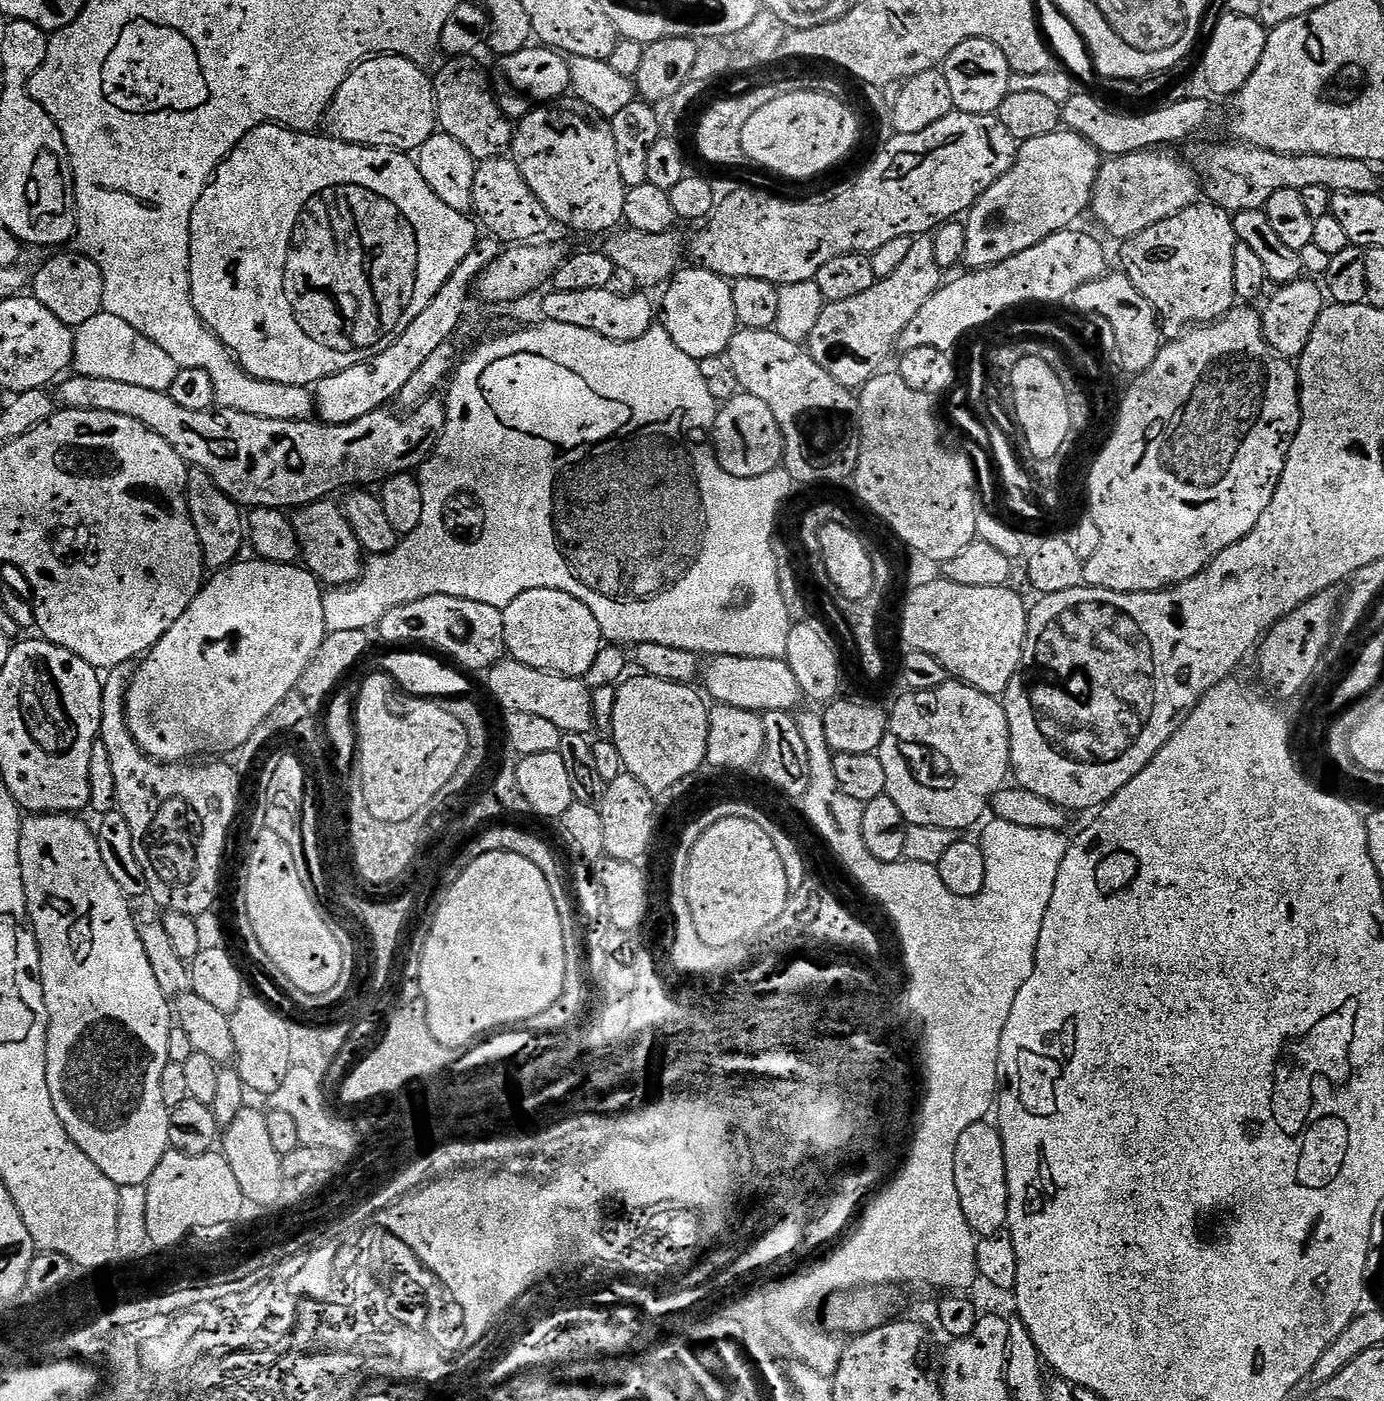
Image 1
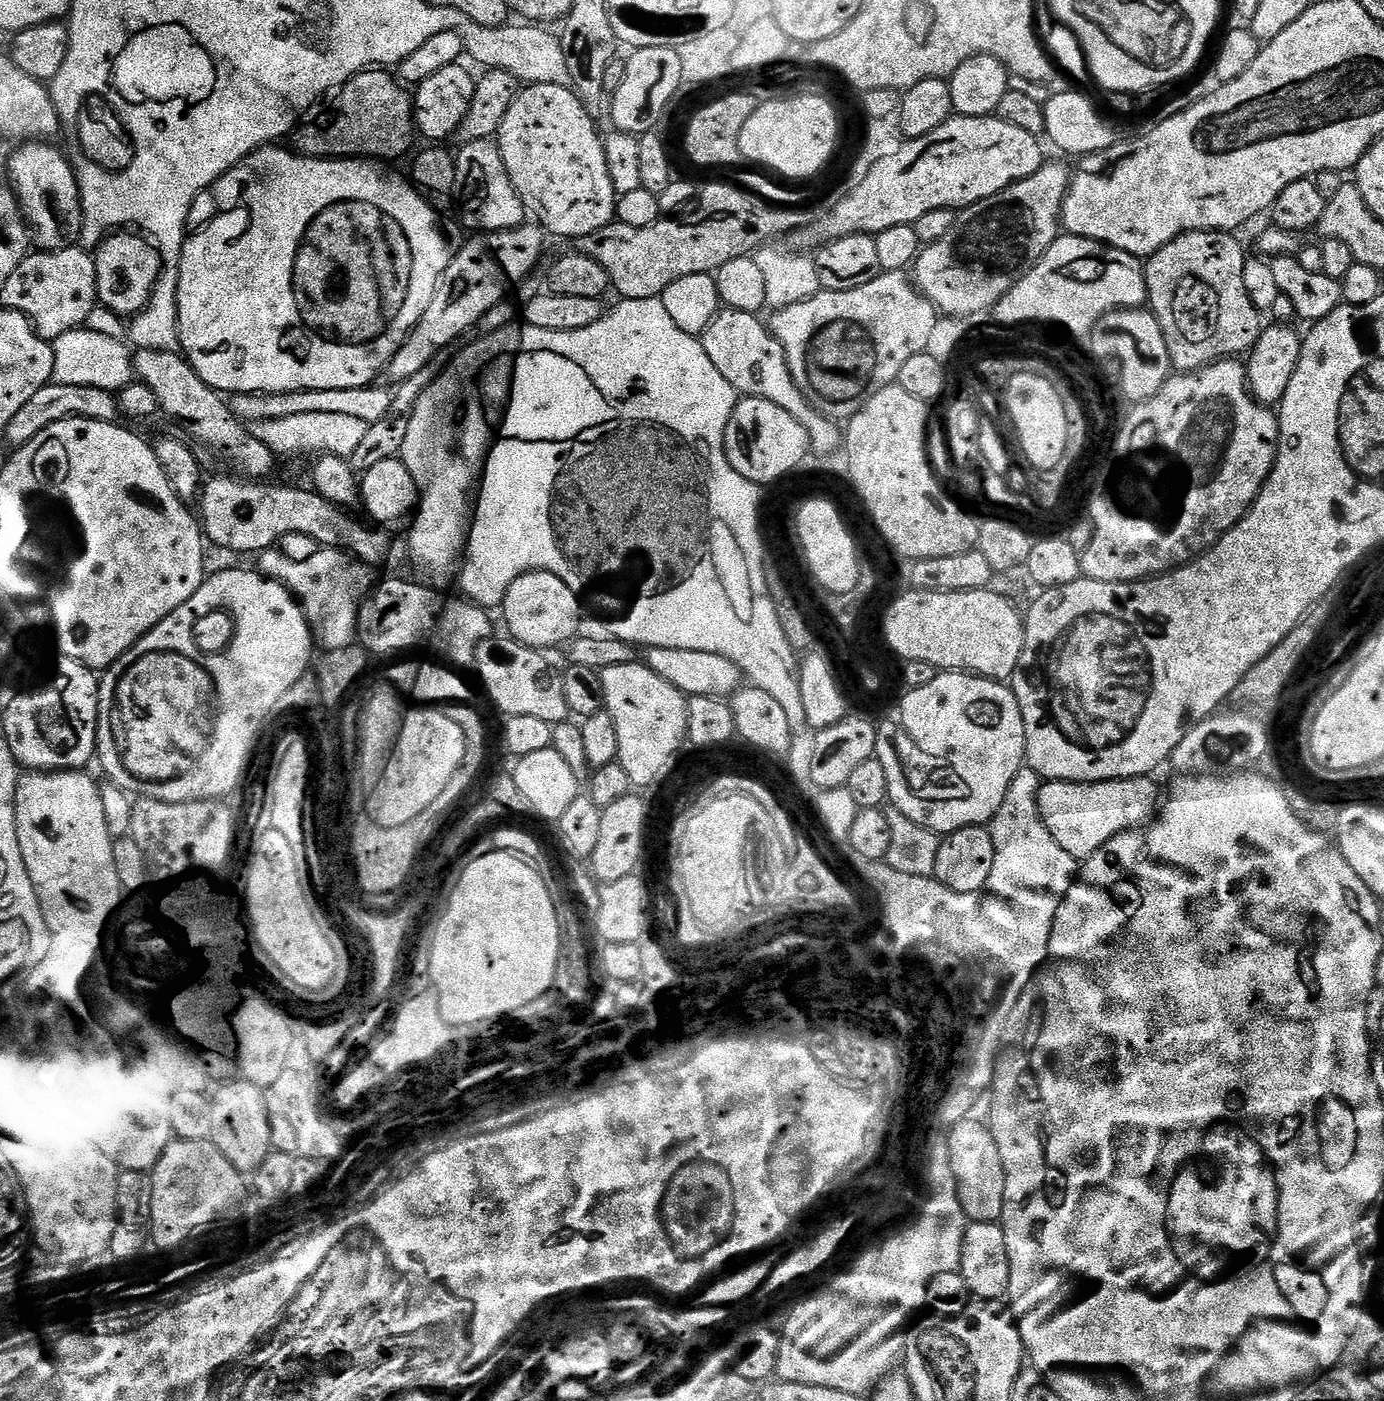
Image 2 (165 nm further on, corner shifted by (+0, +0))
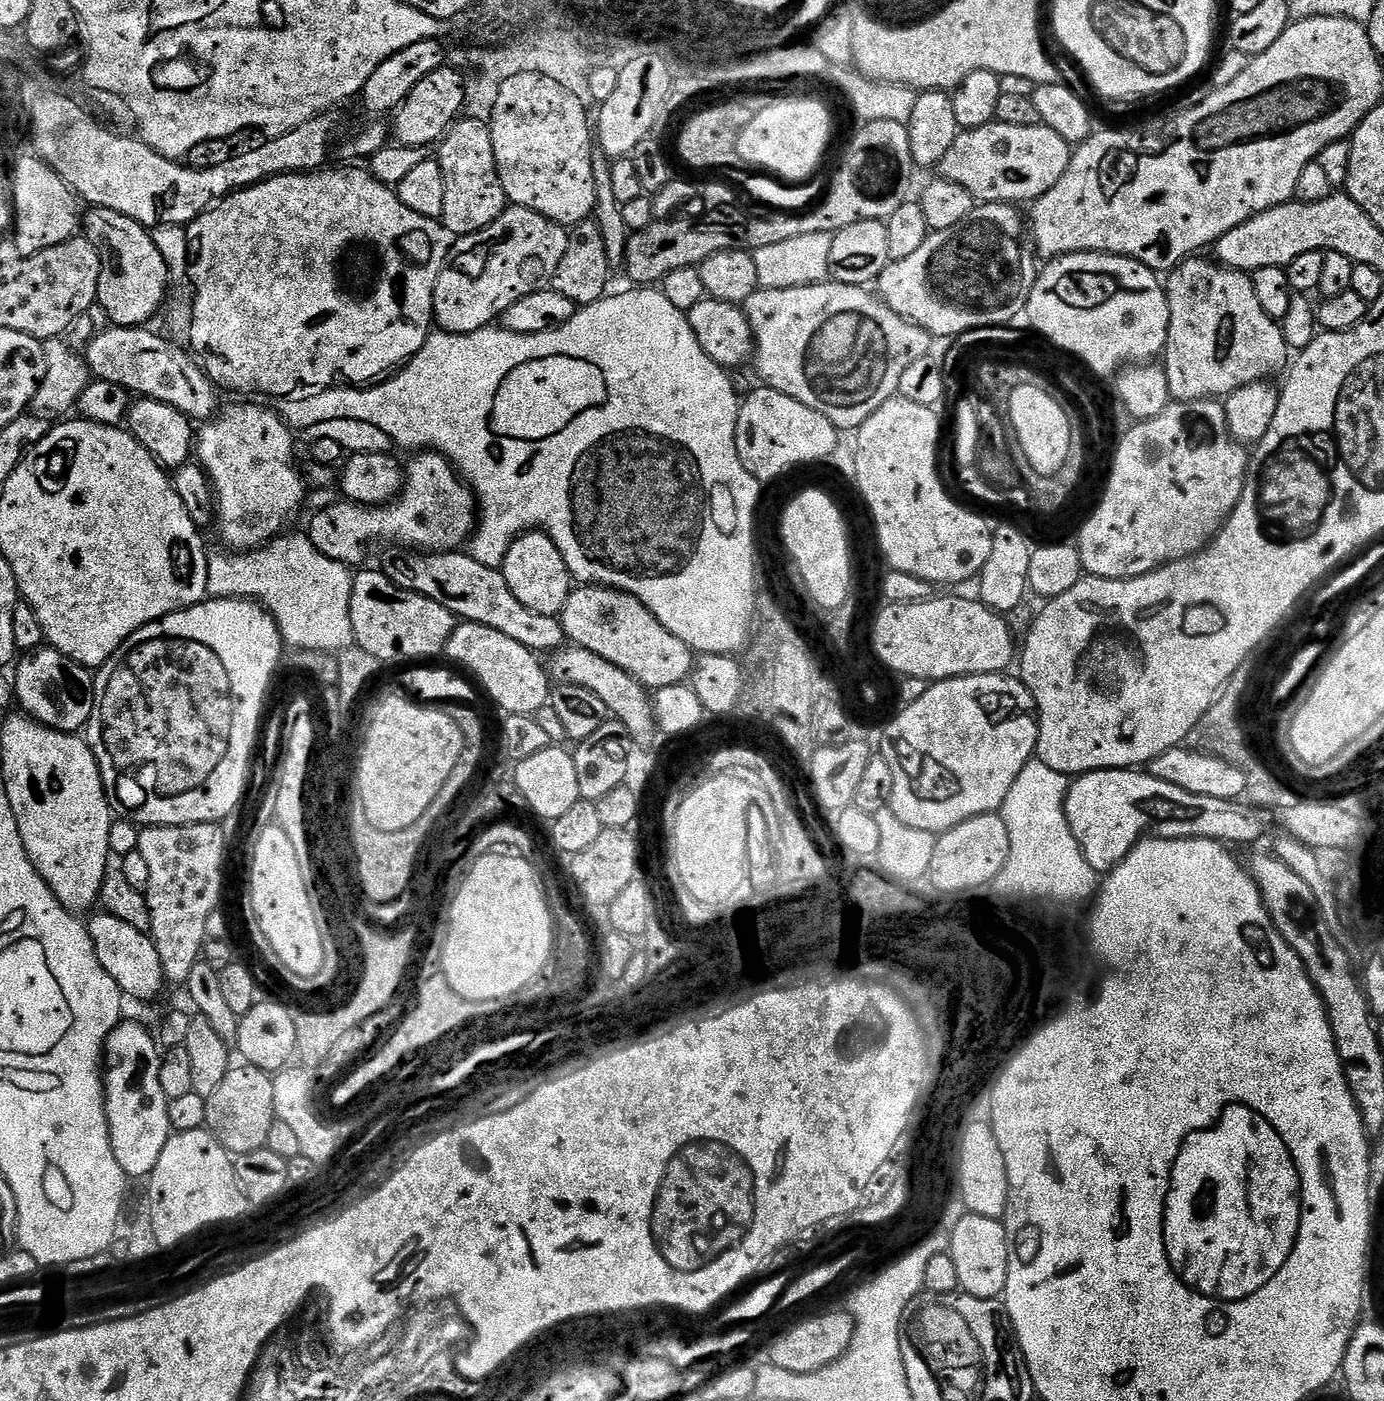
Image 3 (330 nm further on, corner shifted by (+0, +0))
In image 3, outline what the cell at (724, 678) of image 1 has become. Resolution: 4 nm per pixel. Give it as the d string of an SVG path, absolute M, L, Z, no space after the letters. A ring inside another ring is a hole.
M576 586L568 595L568 601L558 617L564 628L564 635L575 647L585 648L618 666L649 690L674 686L685 683L692 675L694 667L694 653L682 638L670 634L666 626L658 622L658 618L643 602L621 592L619 588L605 588L603 586Z

